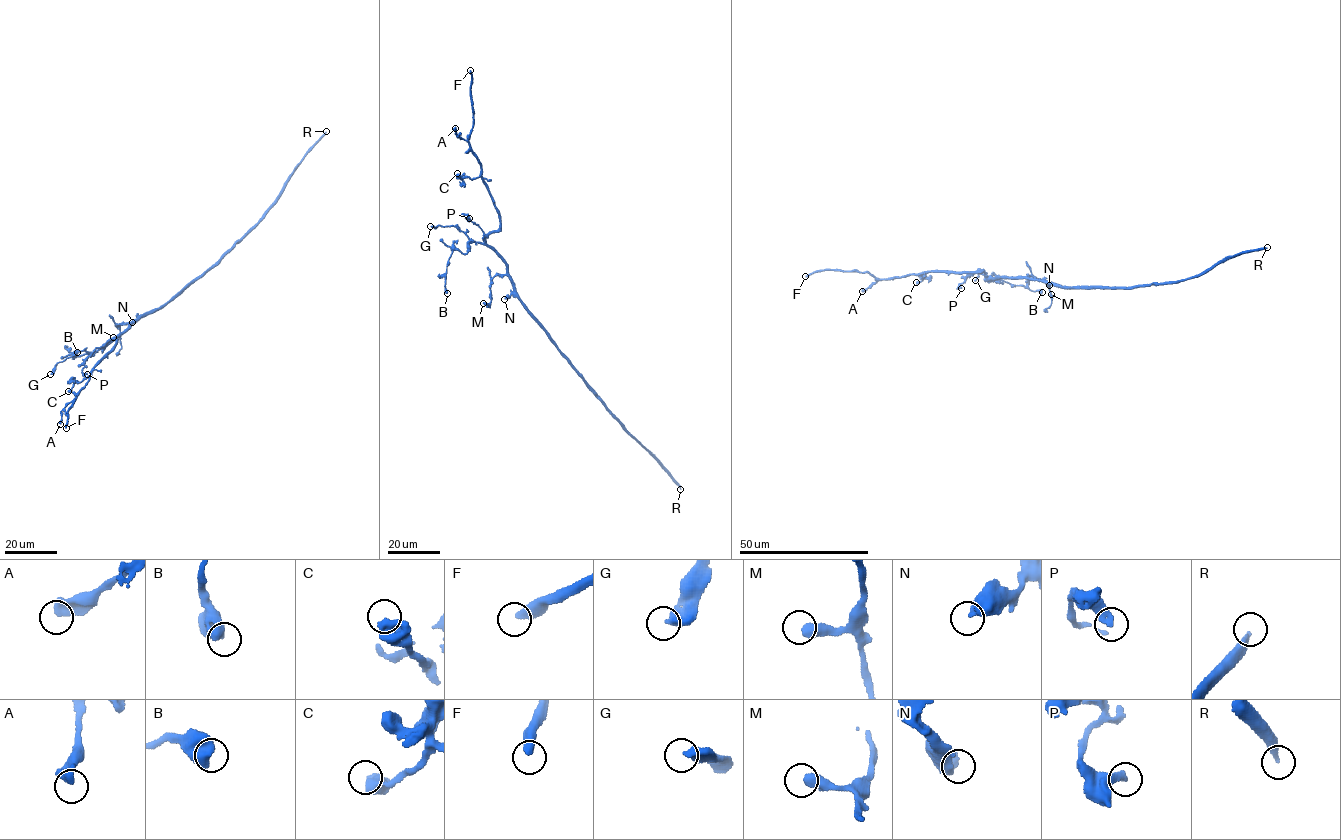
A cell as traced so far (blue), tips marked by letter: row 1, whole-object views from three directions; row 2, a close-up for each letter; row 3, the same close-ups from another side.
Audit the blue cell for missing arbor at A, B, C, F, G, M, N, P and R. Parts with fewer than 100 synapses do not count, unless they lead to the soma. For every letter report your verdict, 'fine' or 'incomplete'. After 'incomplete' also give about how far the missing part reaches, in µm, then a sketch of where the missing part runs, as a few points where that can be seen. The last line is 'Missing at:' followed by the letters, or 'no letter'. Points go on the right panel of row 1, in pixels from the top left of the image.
A: fine
B: fine
C: fine
F: incomplete | 550 µm
G: fine
M: fine
N: fine
P: fine
R: fine
Missing at: F

